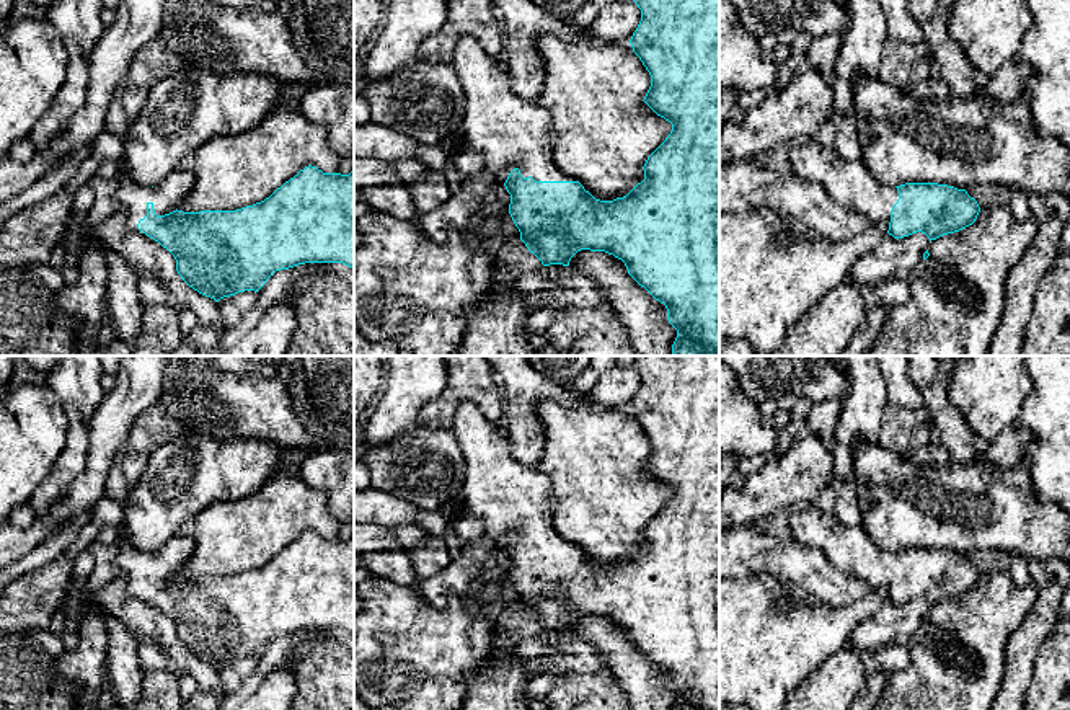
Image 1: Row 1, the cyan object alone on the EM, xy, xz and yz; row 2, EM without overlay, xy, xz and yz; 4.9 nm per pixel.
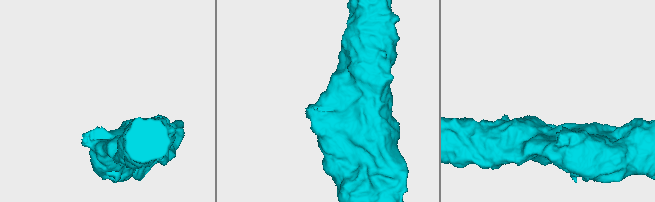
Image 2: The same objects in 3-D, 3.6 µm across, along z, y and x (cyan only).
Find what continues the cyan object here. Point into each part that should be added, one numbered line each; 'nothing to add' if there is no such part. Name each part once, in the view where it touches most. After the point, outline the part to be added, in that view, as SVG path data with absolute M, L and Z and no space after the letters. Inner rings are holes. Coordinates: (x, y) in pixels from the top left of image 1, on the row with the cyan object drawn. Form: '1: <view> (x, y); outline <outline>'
1: xz (511, 133); outline M462 36L453 49L452 65L466 98L465 142L483 153L484 180L504 184L509 173L519 168L524 178L532 176L535 181L576 181L553 163L551 113L511 90L502 59L489 57L475 38Z

